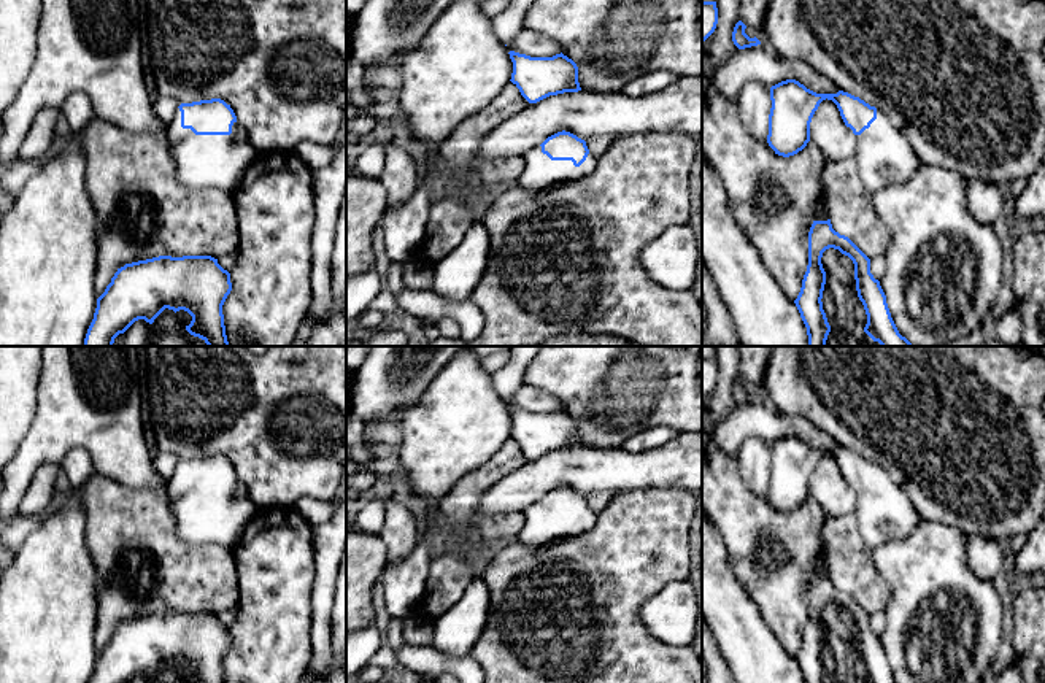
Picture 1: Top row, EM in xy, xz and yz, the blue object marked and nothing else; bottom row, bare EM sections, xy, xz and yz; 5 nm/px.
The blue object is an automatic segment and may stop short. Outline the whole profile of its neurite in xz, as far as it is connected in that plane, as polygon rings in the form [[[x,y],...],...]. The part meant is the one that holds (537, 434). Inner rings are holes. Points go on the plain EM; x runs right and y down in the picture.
[[[510,407],[513,418],[511,438],[529,459],[537,459],[549,451],[581,446],[578,423],[567,411],[530,413]]]

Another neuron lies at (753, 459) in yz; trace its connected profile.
[[[759,437],[743,440],[735,461],[745,484],[759,497],[767,497],[772,464],[769,443]]]

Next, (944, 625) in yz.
[[[921,521],[913,532],[872,550],[873,562],[891,588],[886,629],[880,642],[896,683],[980,683],[997,654],[1004,607],[993,581],[975,577],[966,564],[967,535],[937,521]]]

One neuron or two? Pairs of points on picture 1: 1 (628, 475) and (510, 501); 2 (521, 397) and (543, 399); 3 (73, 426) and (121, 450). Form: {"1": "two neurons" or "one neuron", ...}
{"1": "one neuron", "2": "one neuron", "3": "one neuron"}

